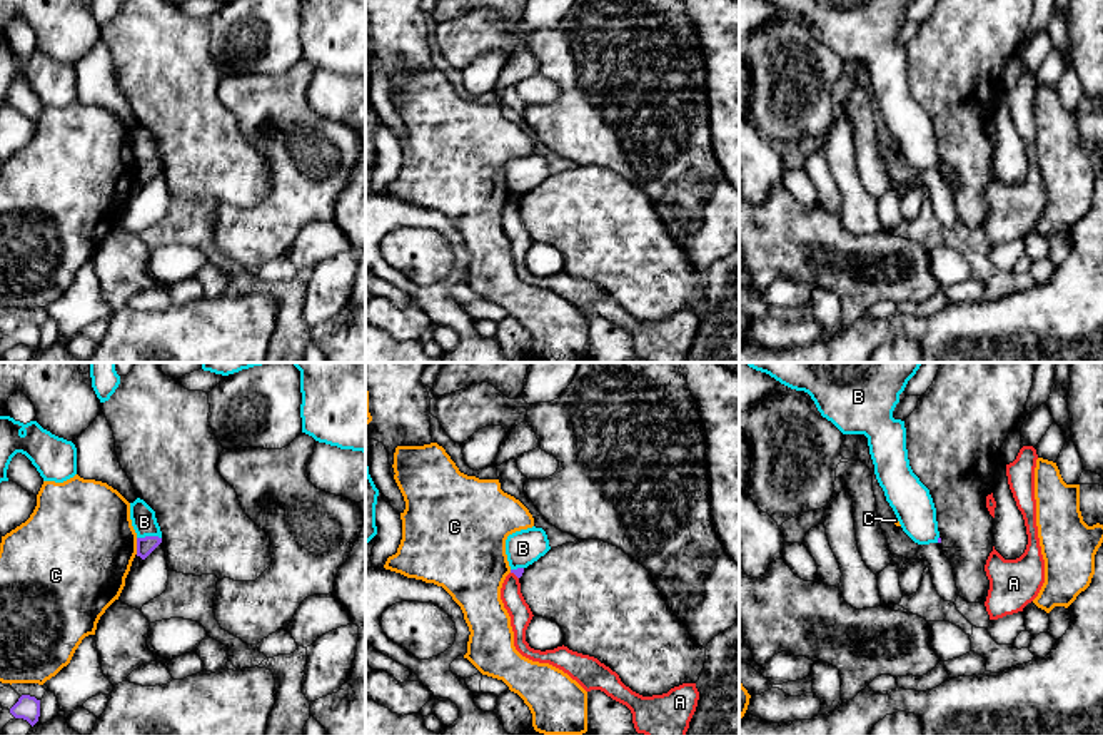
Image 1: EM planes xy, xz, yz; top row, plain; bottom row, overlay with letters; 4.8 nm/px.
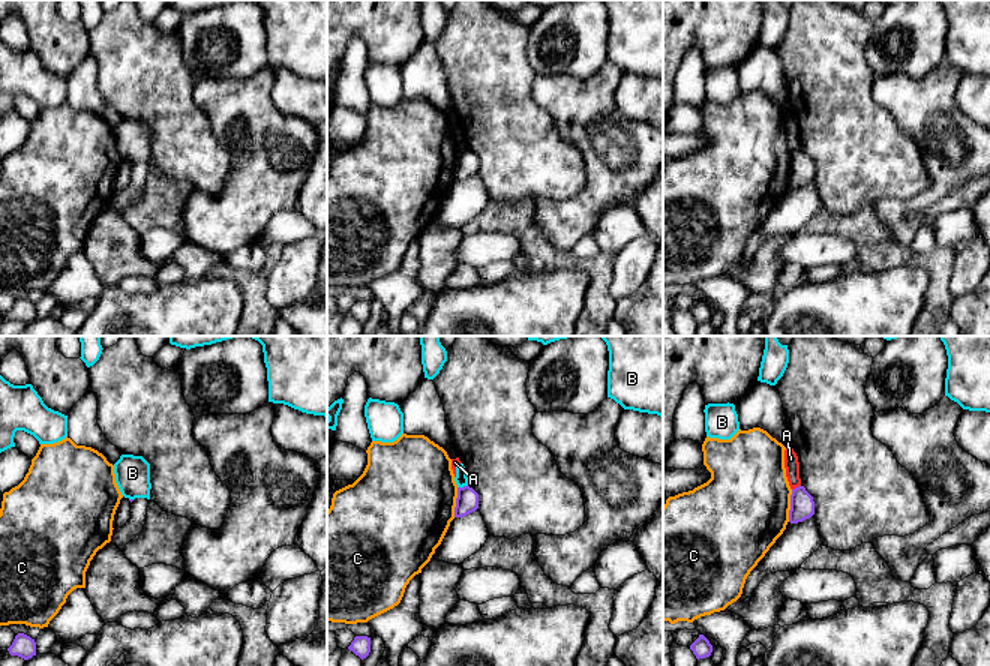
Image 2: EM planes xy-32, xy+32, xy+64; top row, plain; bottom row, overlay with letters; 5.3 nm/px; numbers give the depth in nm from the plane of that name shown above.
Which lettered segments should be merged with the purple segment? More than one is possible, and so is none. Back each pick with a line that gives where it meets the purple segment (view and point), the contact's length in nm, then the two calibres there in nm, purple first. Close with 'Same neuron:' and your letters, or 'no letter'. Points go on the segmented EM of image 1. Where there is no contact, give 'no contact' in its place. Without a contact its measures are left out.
Same neuron: no letter

